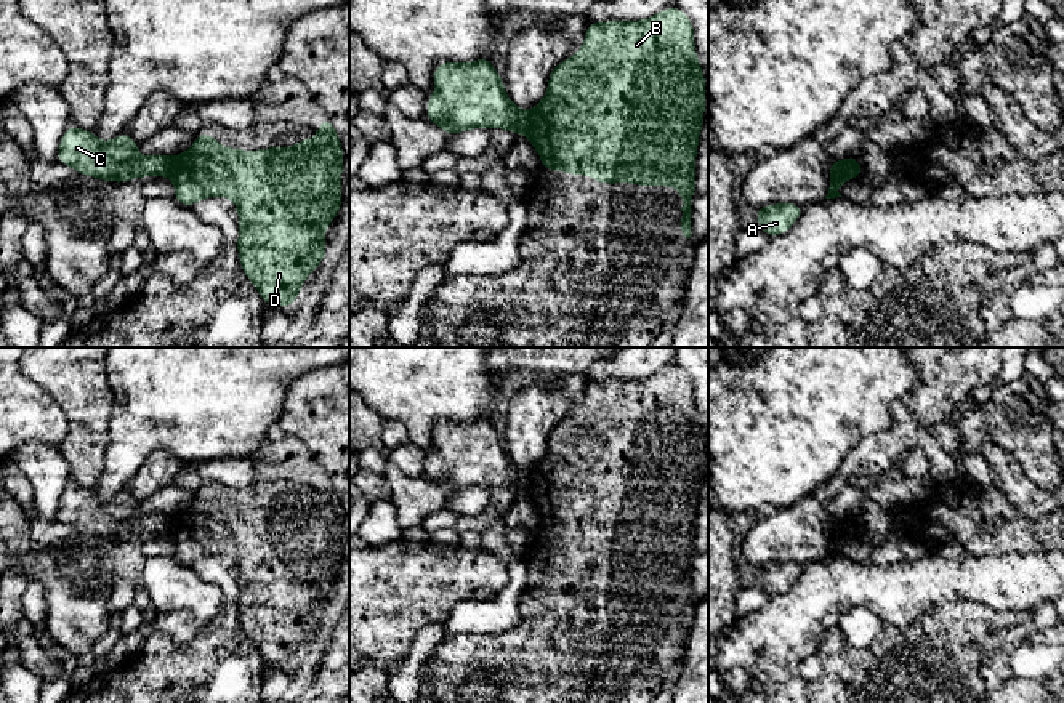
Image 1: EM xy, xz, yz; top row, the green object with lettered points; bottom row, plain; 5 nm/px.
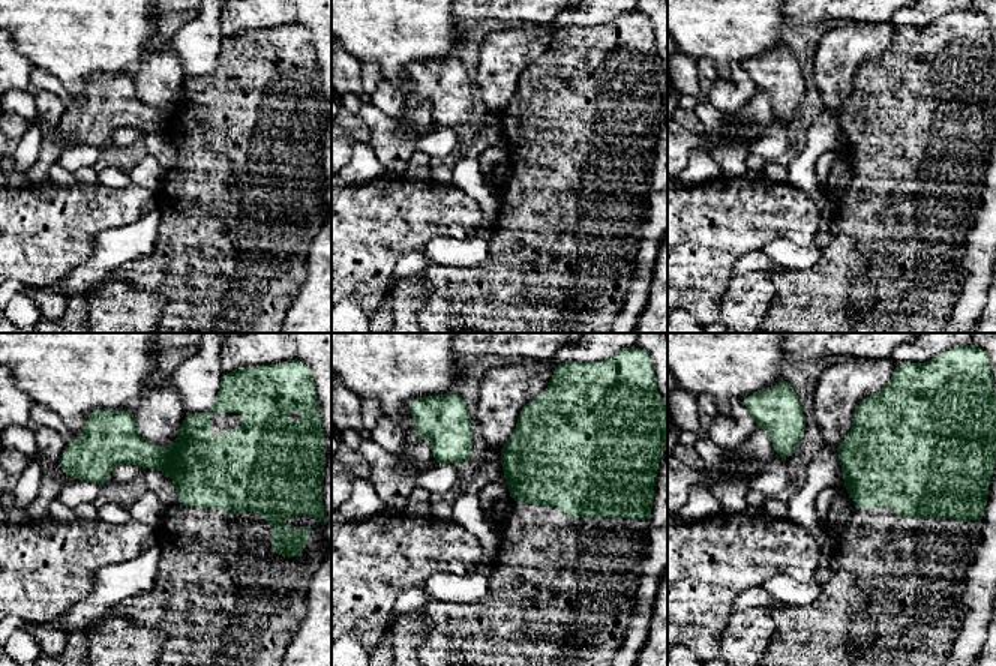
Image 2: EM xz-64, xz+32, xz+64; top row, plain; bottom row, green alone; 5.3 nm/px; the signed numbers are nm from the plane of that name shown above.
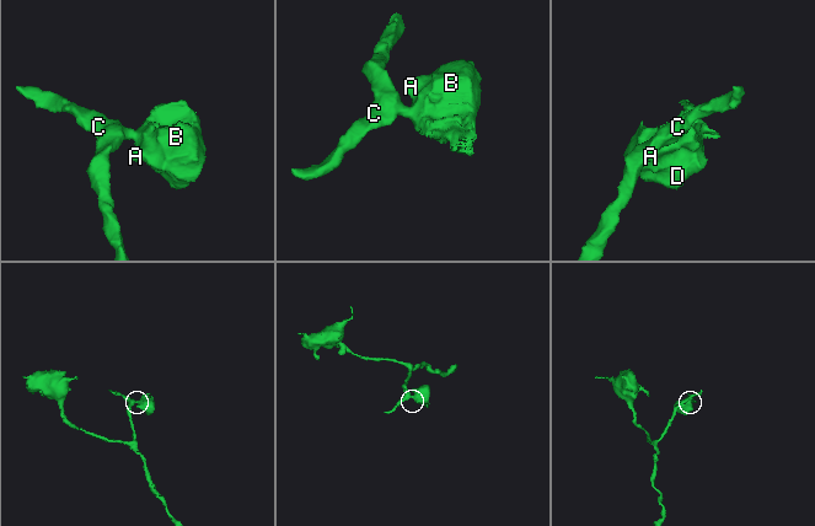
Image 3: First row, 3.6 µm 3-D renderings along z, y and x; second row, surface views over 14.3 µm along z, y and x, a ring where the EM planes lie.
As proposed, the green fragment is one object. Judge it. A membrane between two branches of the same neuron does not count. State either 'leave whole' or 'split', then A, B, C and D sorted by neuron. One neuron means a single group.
split; groups A B D / C

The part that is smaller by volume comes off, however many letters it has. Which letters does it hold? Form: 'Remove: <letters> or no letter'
Remove: A, B, D

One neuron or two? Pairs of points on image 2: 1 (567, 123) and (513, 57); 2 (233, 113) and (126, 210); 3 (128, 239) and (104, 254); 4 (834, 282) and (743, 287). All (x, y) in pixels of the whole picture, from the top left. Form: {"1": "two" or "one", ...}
{"1": "two", "2": "two", "3": "one", "4": "two"}

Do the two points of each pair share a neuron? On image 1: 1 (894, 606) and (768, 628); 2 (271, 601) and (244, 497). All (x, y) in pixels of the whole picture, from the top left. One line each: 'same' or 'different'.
1: same
2: same

